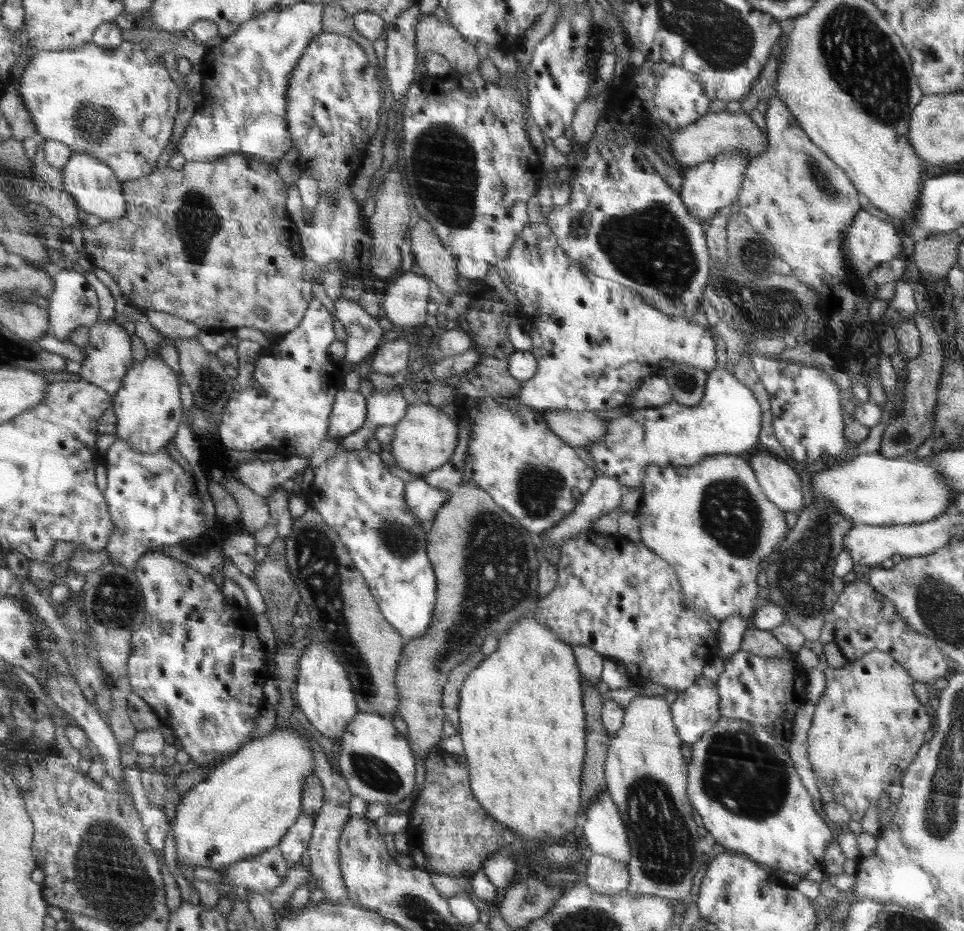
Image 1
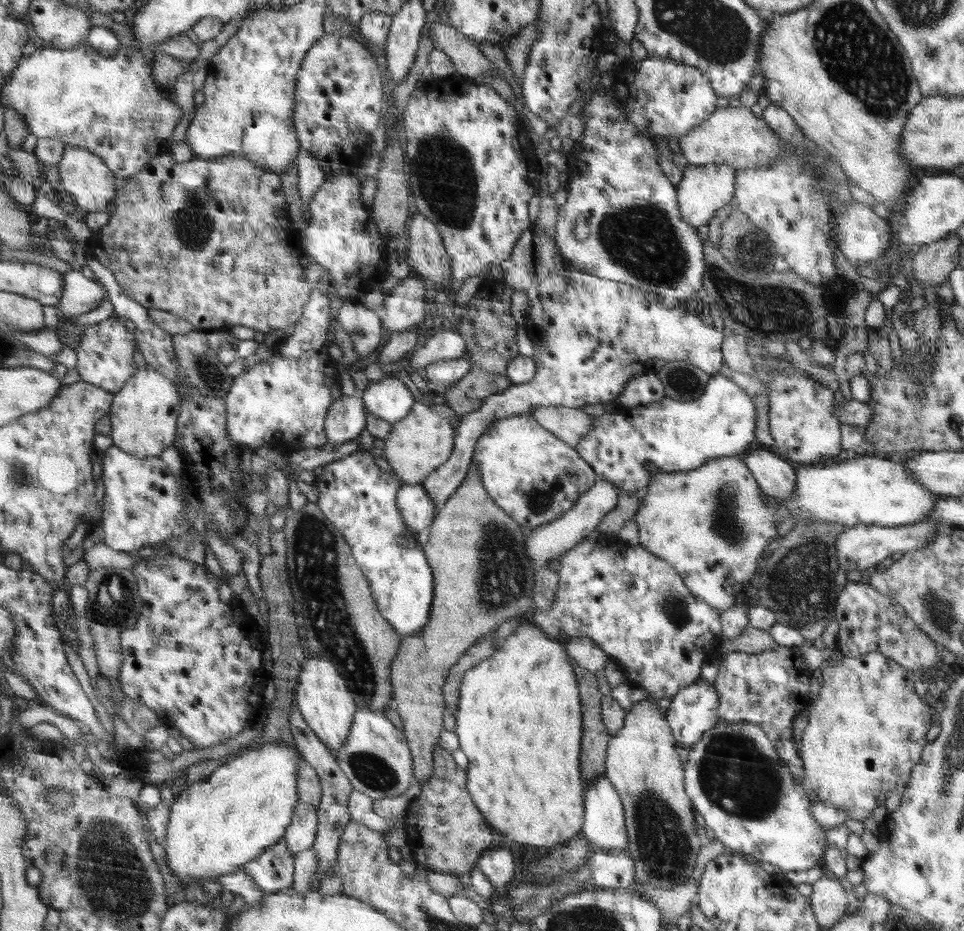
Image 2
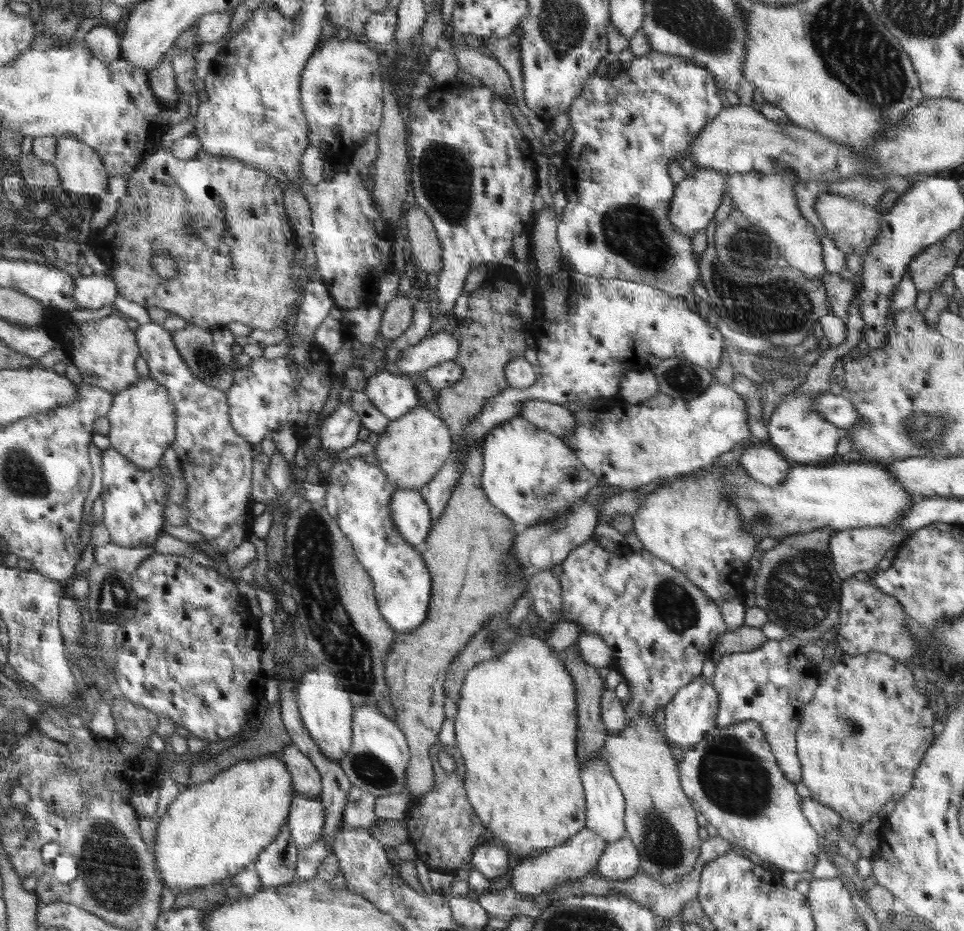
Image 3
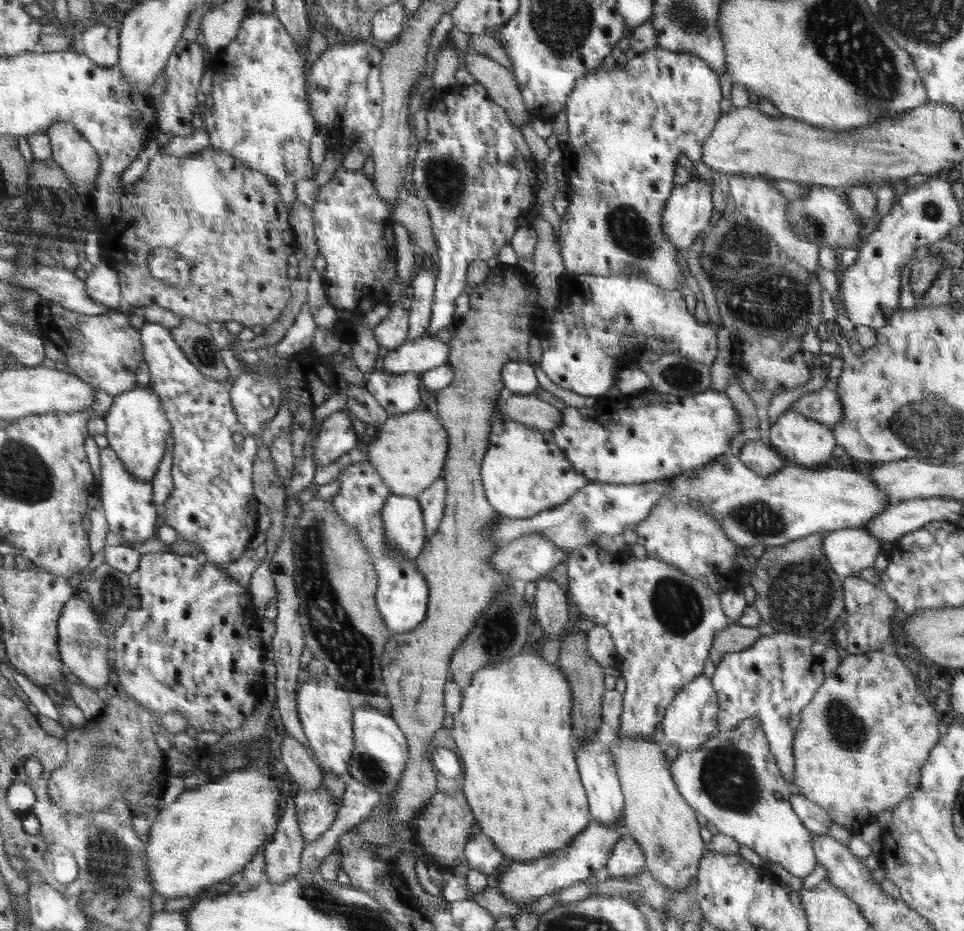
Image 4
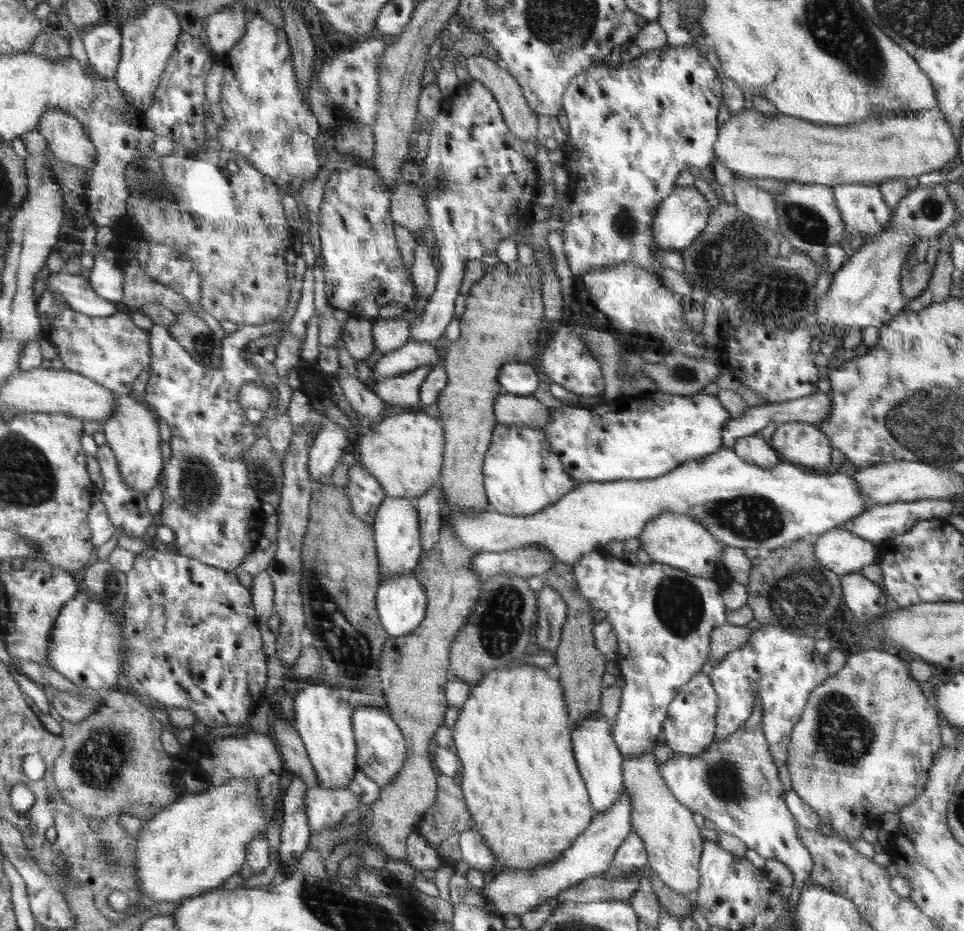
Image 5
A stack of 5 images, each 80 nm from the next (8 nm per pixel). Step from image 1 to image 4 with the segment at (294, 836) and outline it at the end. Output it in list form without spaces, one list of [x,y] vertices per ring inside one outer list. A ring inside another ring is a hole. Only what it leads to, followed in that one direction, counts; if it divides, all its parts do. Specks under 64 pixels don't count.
[[[324,784],[311,791],[296,790],[294,798],[306,844],[314,842],[332,826],[344,801],[335,799]]]

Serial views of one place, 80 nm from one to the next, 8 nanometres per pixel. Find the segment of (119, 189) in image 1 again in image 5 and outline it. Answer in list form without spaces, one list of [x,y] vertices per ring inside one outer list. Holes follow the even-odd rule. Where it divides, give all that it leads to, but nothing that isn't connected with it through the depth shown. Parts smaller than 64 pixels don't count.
[[[54,110],[46,114],[40,132],[48,139],[54,158],[82,168],[87,175],[96,166],[97,149],[79,118],[64,110]]]

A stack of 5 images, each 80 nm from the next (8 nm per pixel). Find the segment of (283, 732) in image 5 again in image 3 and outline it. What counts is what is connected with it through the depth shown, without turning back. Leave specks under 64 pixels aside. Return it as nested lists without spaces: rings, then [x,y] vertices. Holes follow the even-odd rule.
[[[294,743],[287,744],[282,754],[293,777],[296,792],[306,798],[320,796],[321,776],[314,763],[303,752],[300,752]]]

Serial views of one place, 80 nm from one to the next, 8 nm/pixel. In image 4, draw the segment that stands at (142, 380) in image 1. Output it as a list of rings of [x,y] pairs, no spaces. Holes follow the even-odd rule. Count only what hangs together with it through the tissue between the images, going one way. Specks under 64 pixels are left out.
[[[136,386],[132,390],[116,395],[106,416],[103,417],[106,424],[104,434],[107,436],[110,448],[124,462],[125,469],[133,474],[134,478],[144,482],[153,480],[158,464],[167,450],[166,434],[172,431],[161,398],[158,398],[149,387]]]

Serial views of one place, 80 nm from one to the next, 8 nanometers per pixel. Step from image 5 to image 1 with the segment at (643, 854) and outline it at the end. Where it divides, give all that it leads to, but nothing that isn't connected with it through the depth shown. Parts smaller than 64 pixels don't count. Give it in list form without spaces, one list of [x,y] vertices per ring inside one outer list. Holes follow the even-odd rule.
[[[593,854],[588,860],[585,882],[595,893],[618,895],[625,892],[629,880],[628,867],[616,859]]]

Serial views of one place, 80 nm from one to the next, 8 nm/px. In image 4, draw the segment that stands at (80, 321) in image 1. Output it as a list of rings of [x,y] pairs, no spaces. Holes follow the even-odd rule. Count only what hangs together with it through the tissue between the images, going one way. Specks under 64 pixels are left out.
[[[100,260],[84,282],[87,293],[94,302],[109,306],[111,311],[119,307],[121,288],[118,275],[108,261]]]

